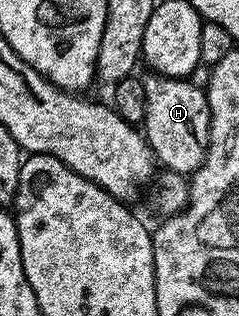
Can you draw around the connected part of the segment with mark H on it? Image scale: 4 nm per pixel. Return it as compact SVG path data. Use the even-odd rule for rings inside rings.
M147 74L142 79L145 94L144 134L154 150L154 158L165 170L187 177L206 159L210 144L210 106L205 90L189 78L170 79L166 75Z

